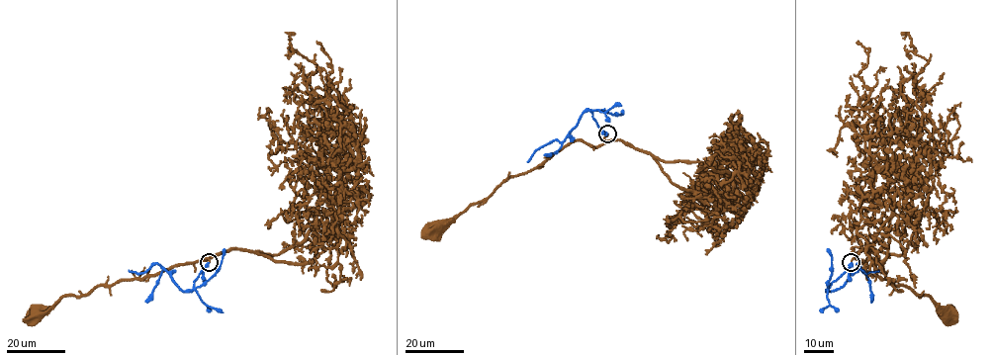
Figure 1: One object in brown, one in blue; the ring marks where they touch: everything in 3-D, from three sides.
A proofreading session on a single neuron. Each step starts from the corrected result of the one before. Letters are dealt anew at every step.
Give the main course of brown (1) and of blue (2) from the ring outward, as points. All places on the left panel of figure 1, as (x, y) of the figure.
1: (209, 263), (207, 257), (141, 279), (97, 285), (82, 296), (61, 297), (39, 313)
2: (208, 263), (194, 280), (191, 290), (180, 289), (157, 263), (140, 273), (129, 270)

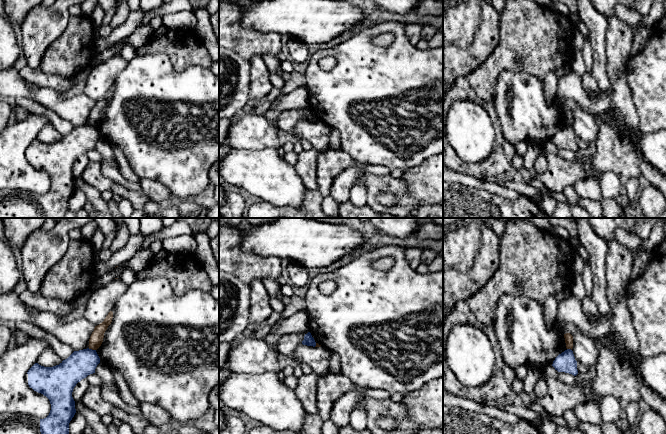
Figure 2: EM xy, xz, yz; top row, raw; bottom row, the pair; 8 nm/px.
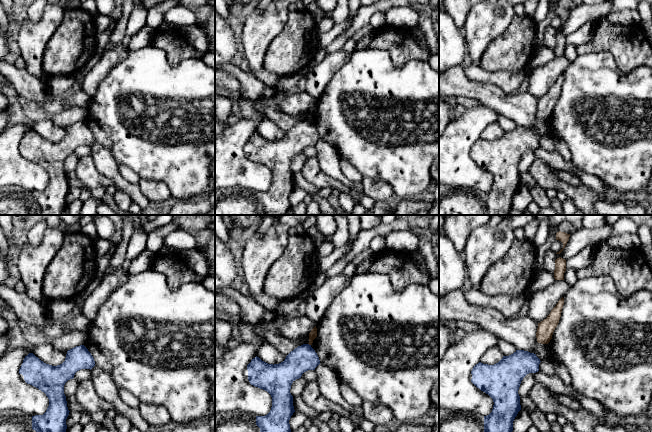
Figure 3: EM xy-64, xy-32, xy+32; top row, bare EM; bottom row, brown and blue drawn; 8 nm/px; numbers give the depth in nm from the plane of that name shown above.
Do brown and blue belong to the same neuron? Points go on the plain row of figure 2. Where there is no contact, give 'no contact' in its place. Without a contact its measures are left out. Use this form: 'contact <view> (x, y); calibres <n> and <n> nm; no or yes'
contact xy (92, 125); calibres 110 and 220 nm; no

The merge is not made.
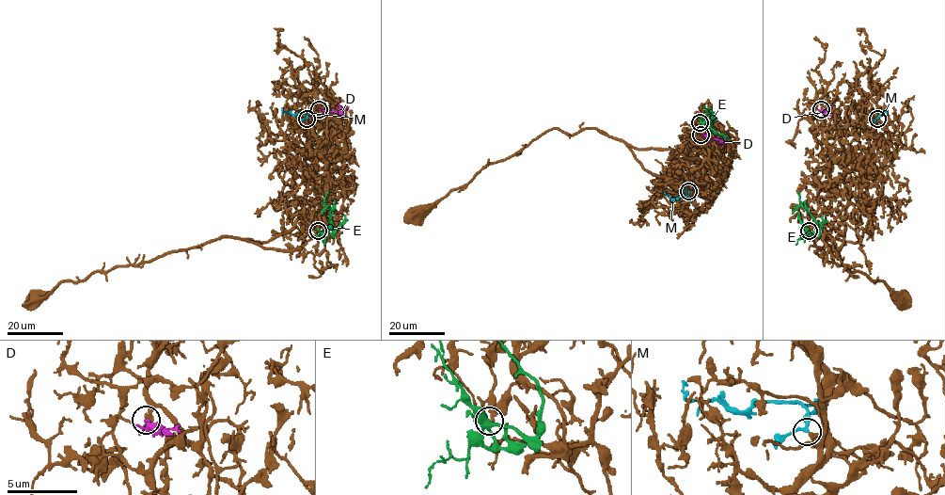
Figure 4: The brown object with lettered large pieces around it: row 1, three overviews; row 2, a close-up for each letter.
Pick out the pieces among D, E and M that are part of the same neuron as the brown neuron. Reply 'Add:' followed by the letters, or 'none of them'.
Add: M

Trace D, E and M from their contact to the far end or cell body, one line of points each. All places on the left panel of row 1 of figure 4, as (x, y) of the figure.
D: (319, 109), (337, 112), (348, 106)
E: (318, 231), (321, 235), (326, 231), (332, 233), (330, 208), (324, 202), (328, 192)
M: (307, 119), (305, 112), (291, 115), (284, 112), (281, 108)

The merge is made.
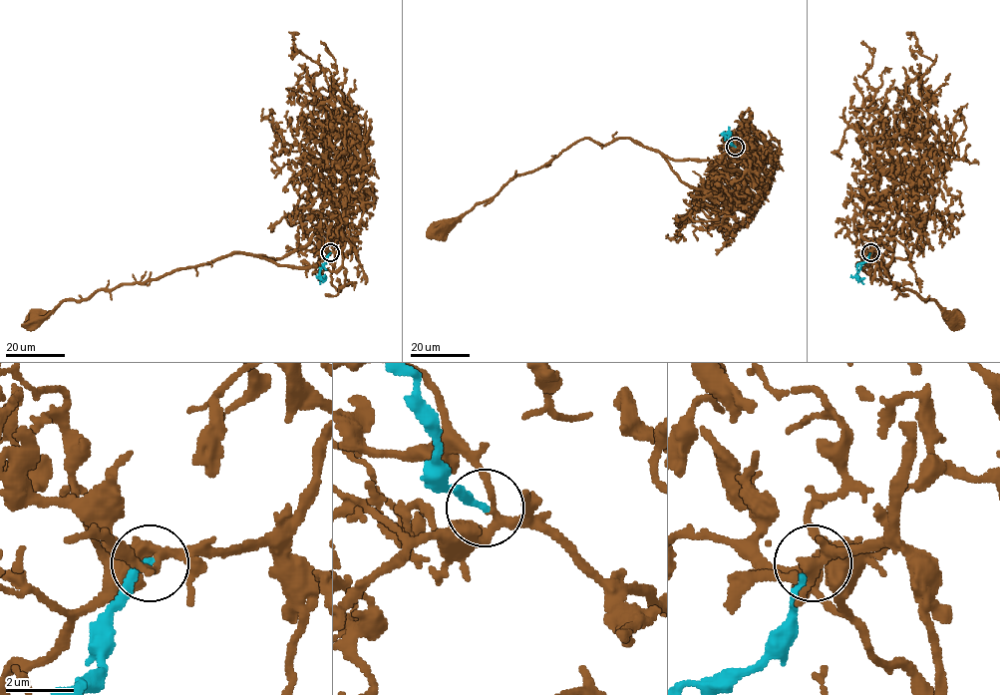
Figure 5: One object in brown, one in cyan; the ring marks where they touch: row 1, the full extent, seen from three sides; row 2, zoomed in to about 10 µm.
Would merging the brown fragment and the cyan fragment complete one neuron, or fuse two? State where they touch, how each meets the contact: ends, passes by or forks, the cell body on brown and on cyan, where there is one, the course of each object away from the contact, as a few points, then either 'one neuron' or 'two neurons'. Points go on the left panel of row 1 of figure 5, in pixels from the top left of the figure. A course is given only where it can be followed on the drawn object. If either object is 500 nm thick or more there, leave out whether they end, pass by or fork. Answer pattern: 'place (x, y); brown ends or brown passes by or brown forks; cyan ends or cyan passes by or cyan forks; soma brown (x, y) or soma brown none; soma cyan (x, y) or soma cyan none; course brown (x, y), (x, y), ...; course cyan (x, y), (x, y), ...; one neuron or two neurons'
place (330, 252); brown forks; cyan ends; soma brown (37, 318); soma cyan none; course brown (330, 252), (305, 267), (232, 253), (143, 283), (98, 289), (83, 300), (61, 301), (38, 319); course cyan (330, 252), (320, 271), (320, 275), (323, 278), (324, 275); one neuron

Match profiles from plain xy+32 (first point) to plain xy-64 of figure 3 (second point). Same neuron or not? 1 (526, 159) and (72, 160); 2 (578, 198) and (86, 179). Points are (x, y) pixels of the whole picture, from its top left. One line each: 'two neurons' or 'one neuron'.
1: one neuron
2: one neuron

